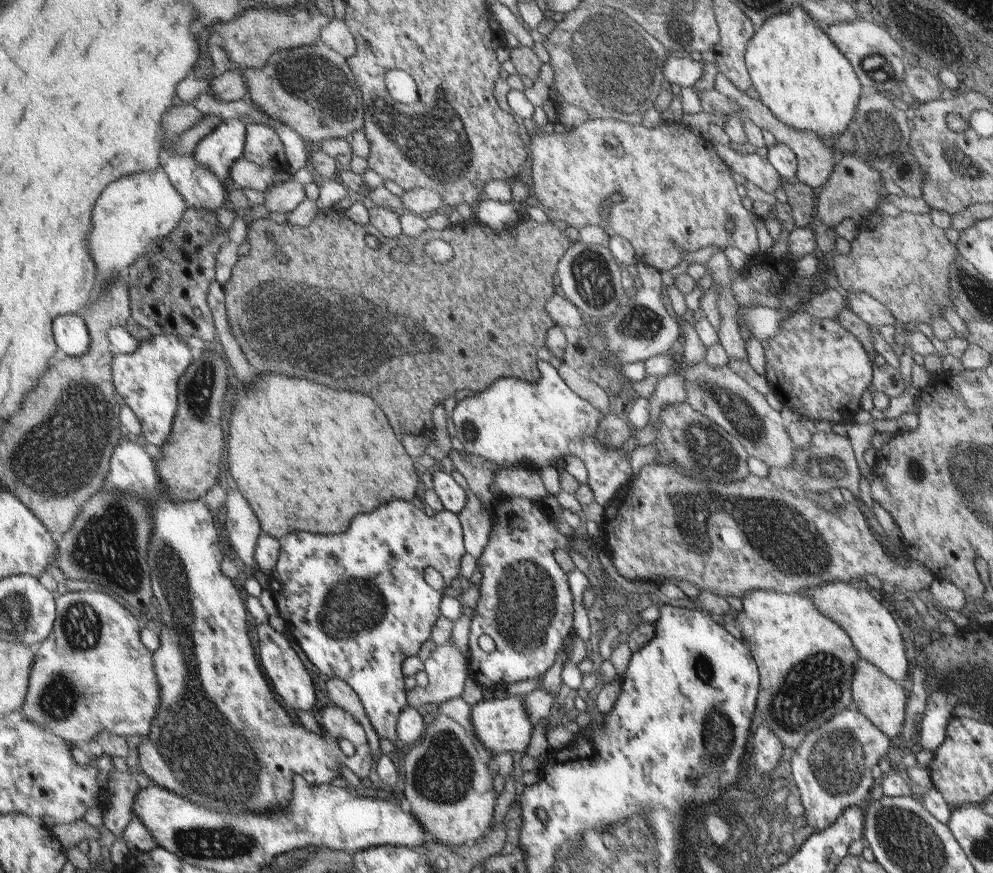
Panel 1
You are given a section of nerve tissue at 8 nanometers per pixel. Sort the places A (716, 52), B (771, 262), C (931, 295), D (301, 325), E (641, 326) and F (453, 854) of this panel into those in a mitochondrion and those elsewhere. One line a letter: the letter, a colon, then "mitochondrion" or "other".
A: other
B: other
C: mitochondrion
D: mitochondrion
E: mitochondrion
F: other

